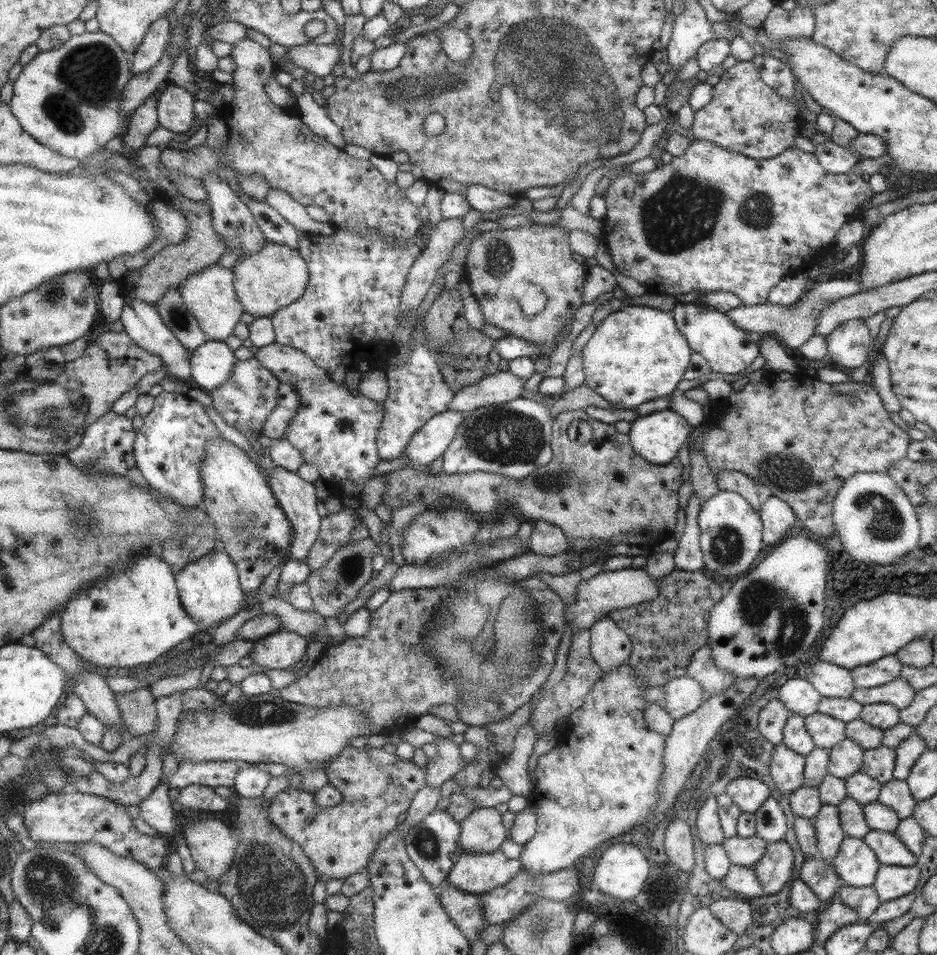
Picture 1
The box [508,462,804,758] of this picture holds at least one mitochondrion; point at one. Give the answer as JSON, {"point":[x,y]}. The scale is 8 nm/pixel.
{"point":[727,543]}

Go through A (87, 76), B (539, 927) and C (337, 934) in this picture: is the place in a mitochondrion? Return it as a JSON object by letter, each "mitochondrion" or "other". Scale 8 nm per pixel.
{"A":"mitochondrion","B":"mitochondrion","C":"other"}

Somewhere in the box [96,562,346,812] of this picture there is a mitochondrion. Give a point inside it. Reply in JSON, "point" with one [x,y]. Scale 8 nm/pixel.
{"point":[255,713]}

